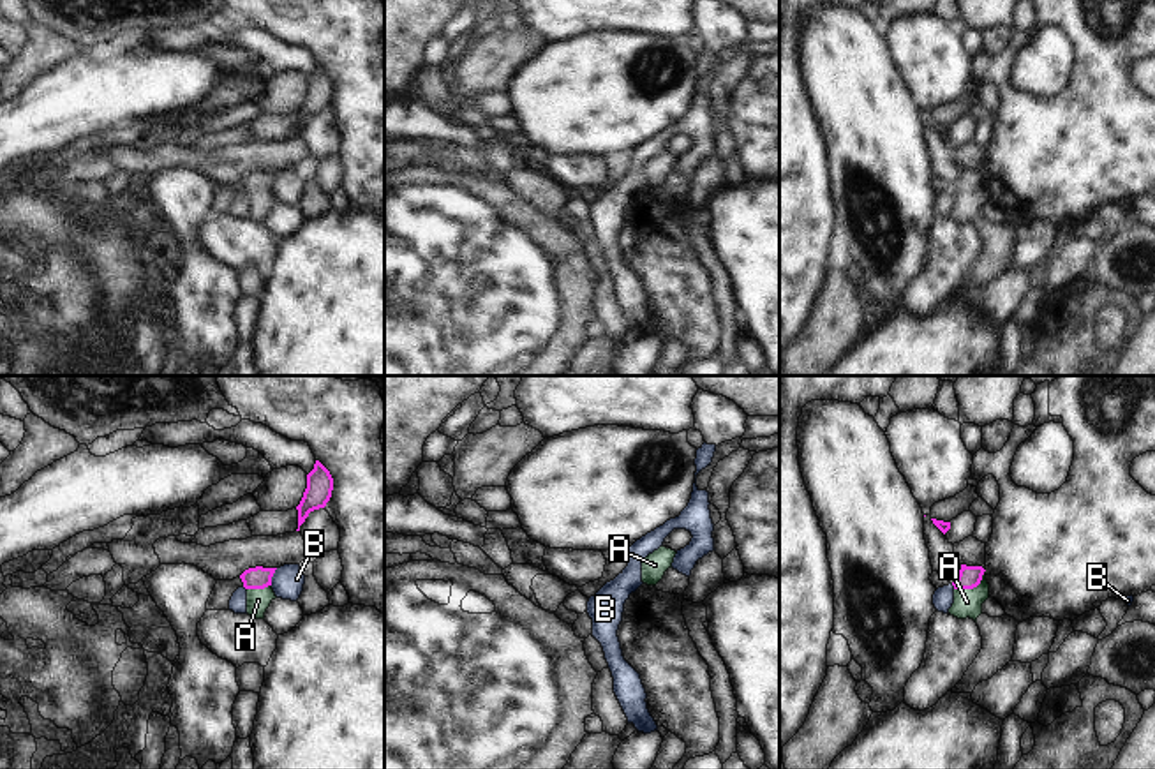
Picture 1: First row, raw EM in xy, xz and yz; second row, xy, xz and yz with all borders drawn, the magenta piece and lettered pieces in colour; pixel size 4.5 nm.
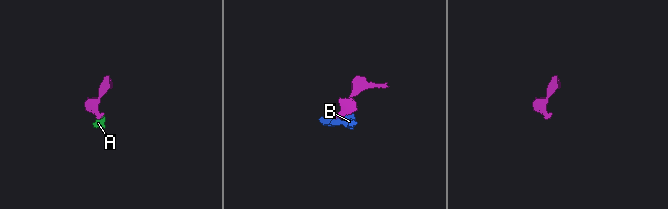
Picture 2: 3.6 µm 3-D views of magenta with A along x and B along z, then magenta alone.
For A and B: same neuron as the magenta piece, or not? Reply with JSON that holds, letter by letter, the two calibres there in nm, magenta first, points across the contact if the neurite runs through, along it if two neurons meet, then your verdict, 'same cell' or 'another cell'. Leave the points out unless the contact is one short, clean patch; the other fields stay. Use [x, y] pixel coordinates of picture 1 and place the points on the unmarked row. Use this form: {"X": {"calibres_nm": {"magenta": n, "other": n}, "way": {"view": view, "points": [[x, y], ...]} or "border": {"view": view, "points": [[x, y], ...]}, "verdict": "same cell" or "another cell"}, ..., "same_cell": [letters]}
{"A": {"calibres_nm": {"magenta": 100, "other": 130}, "way": {"view": "yz", "points": [[968, 182], [970, 193], [967, 207]]}, "verdict": "same cell"}, "B": {"calibres_nm": {"magenta": 100, "other": 150}, "border": {"view": "xy", "points": [[277, 173], [270, 189]]}, "verdict": "another cell"}, "same_cell": ["A"]}

